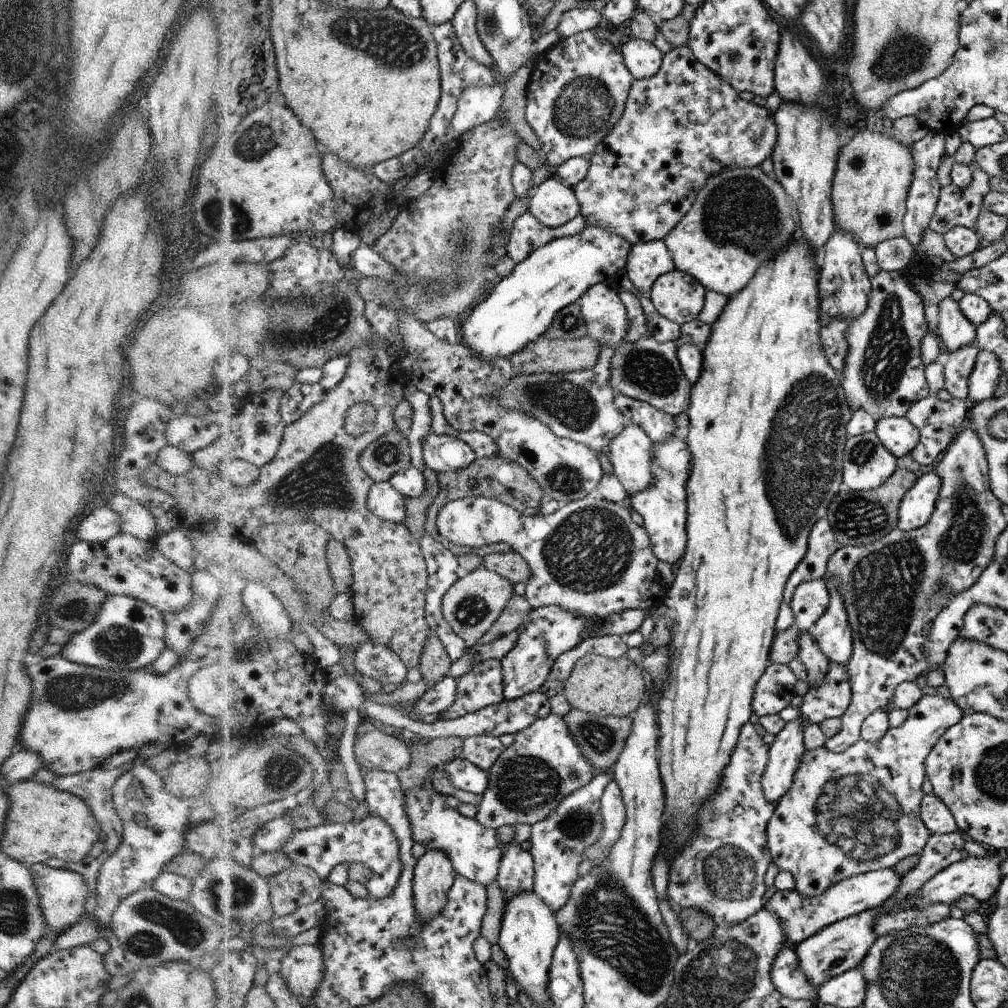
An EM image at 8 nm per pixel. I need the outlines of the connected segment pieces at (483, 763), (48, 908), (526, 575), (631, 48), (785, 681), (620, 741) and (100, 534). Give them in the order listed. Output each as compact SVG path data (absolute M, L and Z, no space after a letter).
M471 736L465 739L464 757L482 770L488 771L504 748L502 741L495 736Z
M36 863L29 867L32 880L38 898L40 898L40 910L44 914L44 930L42 930L42 938L50 936L50 934L58 934L58 937L68 932L72 926L76 926L83 916L84 906L88 896L88 886L86 880L77 872L54 869L47 863Z
M514 551L486 555L482 562L484 562L482 566L502 575L502 578L509 579L514 585L518 582L526 584L533 577L529 563L522 558L521 554Z
M632 38L619 49L636 80L652 78L661 70L664 55L652 42Z
M771 663L754 688L753 711L756 715L777 715L786 708L794 696L792 687L796 681L796 675L789 665Z
M572 708L564 718L577 745L581 747L582 754L596 768L611 771L632 732L632 716L598 717L593 713Z
M105 505L80 522L80 526L76 528L76 536L80 541L104 542L118 535L120 528L121 518L110 506Z

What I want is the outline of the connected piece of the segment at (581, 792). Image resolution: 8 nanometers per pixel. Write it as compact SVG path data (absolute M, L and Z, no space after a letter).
M608 772L598 774L588 785L571 793L558 806L554 813L536 824L532 830L527 849L533 855L534 861L534 888L533 892L550 907L554 913L562 910L562 906L569 902L574 882L581 873L581 866L589 845L602 838L602 828L605 819L601 814L601 801L604 799L606 786L612 778Z

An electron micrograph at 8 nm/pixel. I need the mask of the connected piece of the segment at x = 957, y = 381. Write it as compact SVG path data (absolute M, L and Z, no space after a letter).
M974 345L949 354L949 360L944 367L944 389L948 390L952 399L964 400L968 396L968 376L974 368L979 351L977 345Z

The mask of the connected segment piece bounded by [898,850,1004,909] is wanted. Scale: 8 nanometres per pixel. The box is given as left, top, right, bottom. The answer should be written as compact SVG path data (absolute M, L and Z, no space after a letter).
M989 850L986 856L982 856L982 858L966 856L938 872L914 896L908 896L908 900L904 900L898 906L900 906L900 909L926 908L926 906L932 906L932 904L946 904L951 907L962 896L974 896L980 903L988 900L997 892L1004 878L1001 872L1002 859L1002 854L992 852L992 850Z

